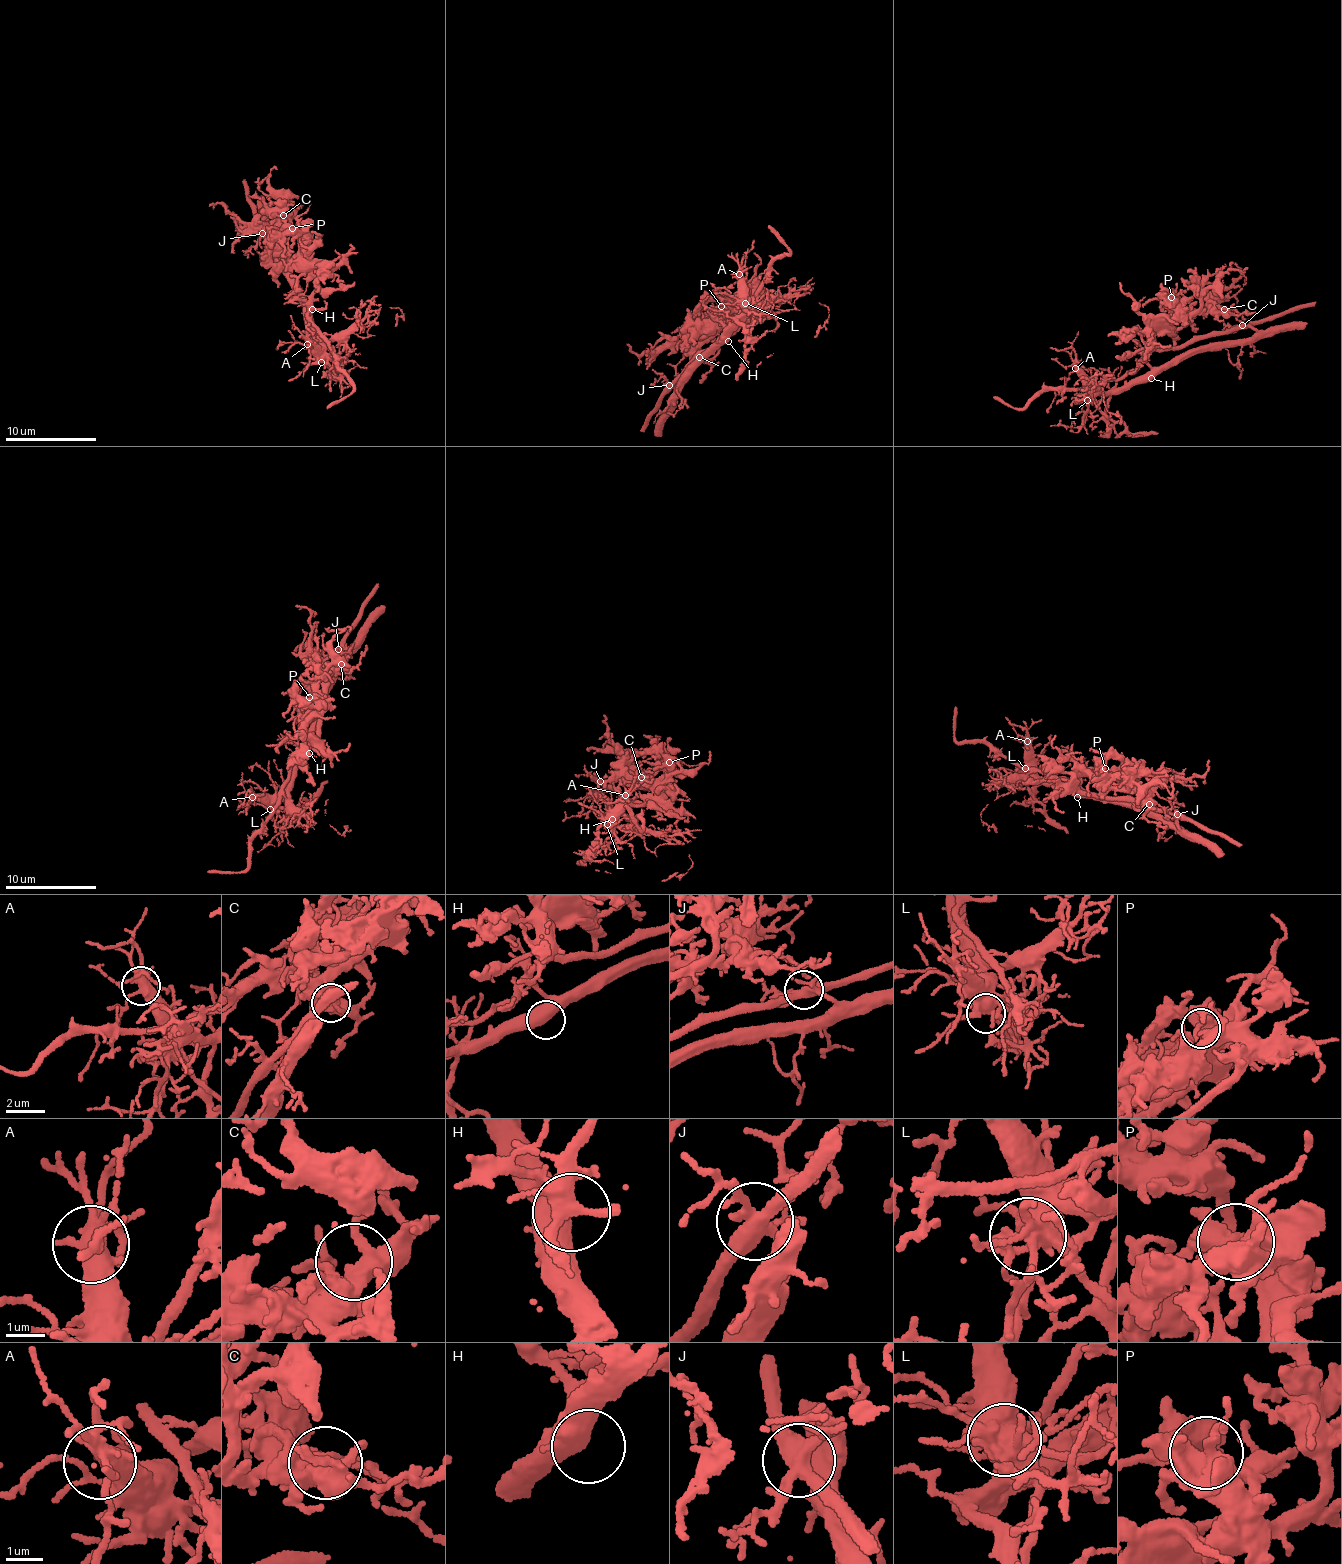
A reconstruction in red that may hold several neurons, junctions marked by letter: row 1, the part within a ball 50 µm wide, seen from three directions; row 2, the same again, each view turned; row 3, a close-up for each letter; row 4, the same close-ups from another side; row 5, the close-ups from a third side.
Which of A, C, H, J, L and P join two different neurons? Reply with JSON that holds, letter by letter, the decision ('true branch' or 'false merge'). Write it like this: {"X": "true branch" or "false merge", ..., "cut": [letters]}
{"A": "true branch", "C": "true branch", "H": "true branch", "J": "false merge", "L": "true branch", "P": "true branch", "cut": ["J"]}

